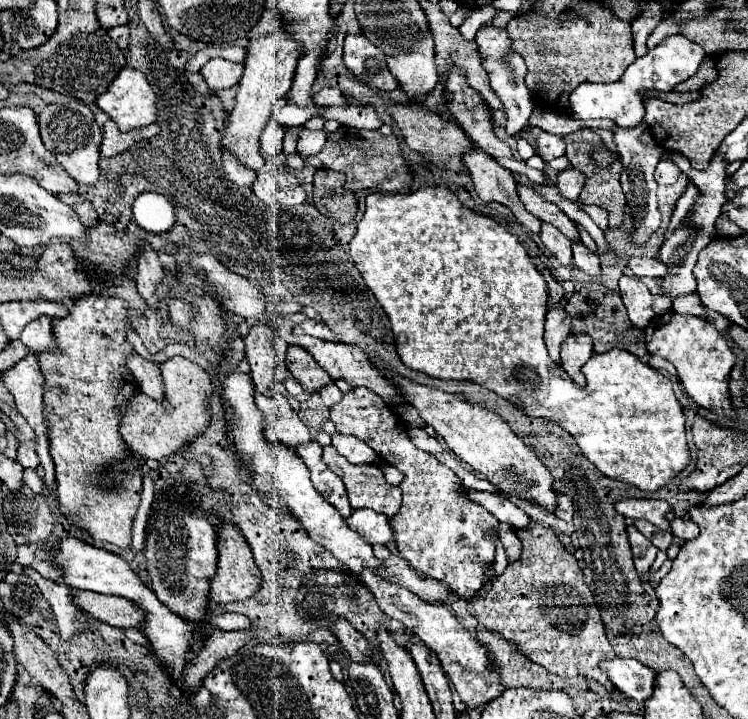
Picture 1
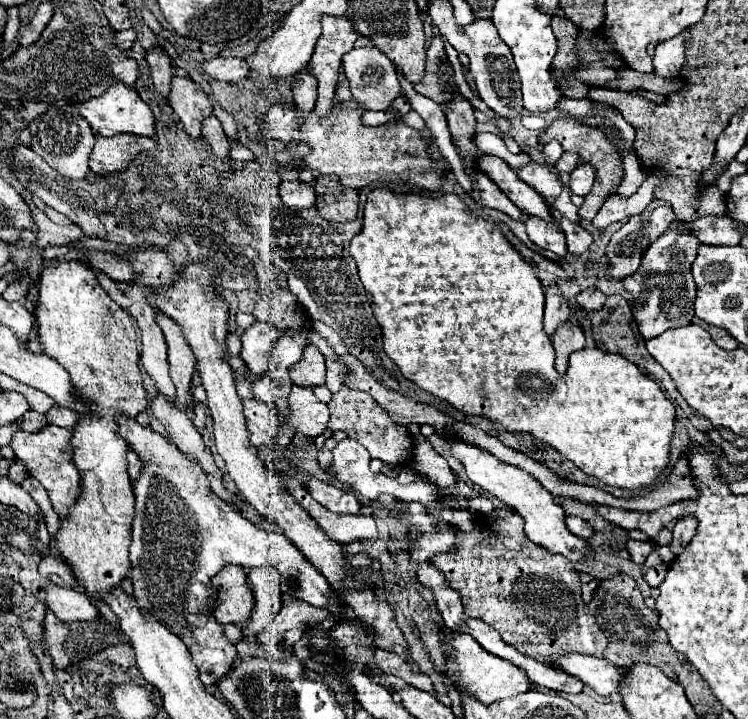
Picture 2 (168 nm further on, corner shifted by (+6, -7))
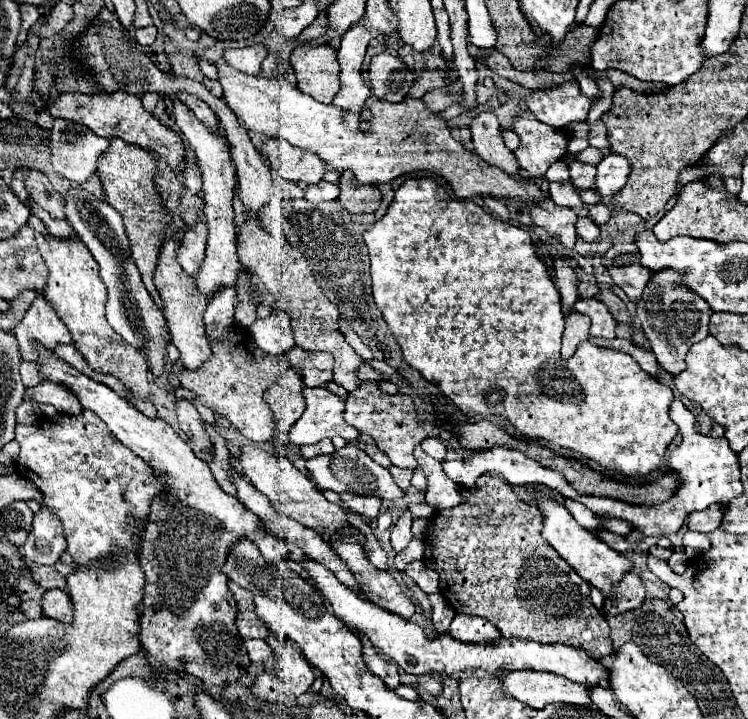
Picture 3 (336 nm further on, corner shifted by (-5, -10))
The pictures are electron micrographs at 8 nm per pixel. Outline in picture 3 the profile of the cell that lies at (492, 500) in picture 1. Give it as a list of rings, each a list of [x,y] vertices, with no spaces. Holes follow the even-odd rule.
[[[345,445],[331,455],[319,455],[317,459],[305,461],[305,469],[313,475],[319,489],[331,489],[335,493],[357,493],[357,495],[377,495],[379,499],[397,501],[405,497],[405,491],[393,481],[389,469],[375,463],[363,449],[357,445]]]

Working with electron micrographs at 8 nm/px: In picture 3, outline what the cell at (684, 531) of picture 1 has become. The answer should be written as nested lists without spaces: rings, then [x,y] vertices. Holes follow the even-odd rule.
[[[711,505],[703,511],[695,511],[689,515],[689,521],[687,521],[687,527],[691,531],[715,531],[719,529],[721,525],[721,519],[723,519],[723,507],[721,505]]]

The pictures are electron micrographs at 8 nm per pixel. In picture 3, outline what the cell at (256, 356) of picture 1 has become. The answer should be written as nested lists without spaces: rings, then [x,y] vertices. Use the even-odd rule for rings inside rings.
[[[271,313],[265,319],[257,319],[249,327],[255,345],[269,355],[287,355],[295,345],[287,313]]]

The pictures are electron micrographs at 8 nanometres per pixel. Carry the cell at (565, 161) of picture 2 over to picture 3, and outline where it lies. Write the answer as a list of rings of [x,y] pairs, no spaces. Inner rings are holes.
[[[587,147],[585,151],[577,153],[577,161],[579,163],[589,163],[589,165],[597,165],[601,161],[601,157],[603,157],[601,149],[595,149],[595,147]]]

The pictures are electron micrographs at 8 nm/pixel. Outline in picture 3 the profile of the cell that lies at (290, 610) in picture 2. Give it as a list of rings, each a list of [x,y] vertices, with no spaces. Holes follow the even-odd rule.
[[[281,639],[279,647],[275,649],[275,659],[279,663],[279,675],[283,681],[283,689],[289,697],[301,695],[307,691],[315,679],[311,663],[301,655],[301,649],[289,641]]]

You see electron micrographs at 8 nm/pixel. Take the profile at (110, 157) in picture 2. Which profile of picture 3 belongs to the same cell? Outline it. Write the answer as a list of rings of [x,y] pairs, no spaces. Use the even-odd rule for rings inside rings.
[[[111,139],[109,149],[99,157],[97,163],[97,175],[103,183],[105,195],[107,195],[107,203],[119,211],[119,215],[123,217],[125,223],[125,231],[131,243],[131,255],[141,271],[143,283],[149,291],[149,295],[153,297],[153,301],[163,307],[163,301],[153,285],[153,271],[157,265],[157,253],[163,245],[163,235],[161,229],[167,223],[167,215],[163,211],[161,199],[153,187],[153,177],[157,171],[157,157],[155,153],[151,155],[149,149],[141,149],[139,145],[129,145],[121,139]]]

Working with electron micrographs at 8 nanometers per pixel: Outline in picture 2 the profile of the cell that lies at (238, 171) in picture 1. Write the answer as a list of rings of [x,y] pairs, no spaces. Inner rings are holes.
[[[208,116],[202,120],[202,138],[212,146],[214,154],[222,160],[228,160],[228,138],[222,130],[222,124],[216,116]]]

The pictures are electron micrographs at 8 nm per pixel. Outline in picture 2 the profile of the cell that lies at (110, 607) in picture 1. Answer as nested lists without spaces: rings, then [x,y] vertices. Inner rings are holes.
[[[56,584],[44,586],[44,604],[54,616],[62,622],[76,622],[76,620],[96,620],[100,612],[98,608],[82,594],[72,588],[62,588]]]

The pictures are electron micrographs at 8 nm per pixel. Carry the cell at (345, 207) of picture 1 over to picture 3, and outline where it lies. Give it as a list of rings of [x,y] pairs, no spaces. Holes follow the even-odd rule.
[[[343,171],[339,189],[339,203],[349,213],[373,213],[381,203],[379,189],[375,185],[359,185],[351,171]]]

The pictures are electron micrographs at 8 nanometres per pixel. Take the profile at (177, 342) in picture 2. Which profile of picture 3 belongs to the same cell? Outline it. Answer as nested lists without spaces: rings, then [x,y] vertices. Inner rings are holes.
[[[169,239],[163,243],[161,251],[159,251],[159,261],[155,267],[155,275],[153,281],[157,285],[157,291],[163,299],[163,315],[169,327],[169,335],[171,335],[171,343],[179,349],[181,353],[181,363],[185,369],[195,371],[199,369],[209,357],[211,357],[211,349],[207,345],[205,339],[205,327],[203,327],[203,311],[207,307],[207,299],[203,299],[203,295],[199,295],[199,291],[195,291],[195,283],[191,283],[191,275],[183,273],[177,259],[175,259],[175,251],[177,251],[177,241]]]

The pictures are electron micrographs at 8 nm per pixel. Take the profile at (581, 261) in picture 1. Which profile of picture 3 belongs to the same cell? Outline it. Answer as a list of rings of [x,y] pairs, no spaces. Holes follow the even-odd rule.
[[[583,217],[583,219],[577,219],[575,223],[577,227],[577,235],[585,241],[585,243],[597,243],[601,239],[601,233],[599,233],[599,227],[589,219],[589,217]]]

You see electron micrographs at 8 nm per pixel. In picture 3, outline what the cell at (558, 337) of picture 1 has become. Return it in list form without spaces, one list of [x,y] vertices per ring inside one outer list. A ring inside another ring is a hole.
[[[555,261],[555,277],[557,277],[557,289],[561,295],[561,307],[563,313],[569,315],[573,311],[573,305],[577,303],[577,279],[573,269],[565,261]]]

